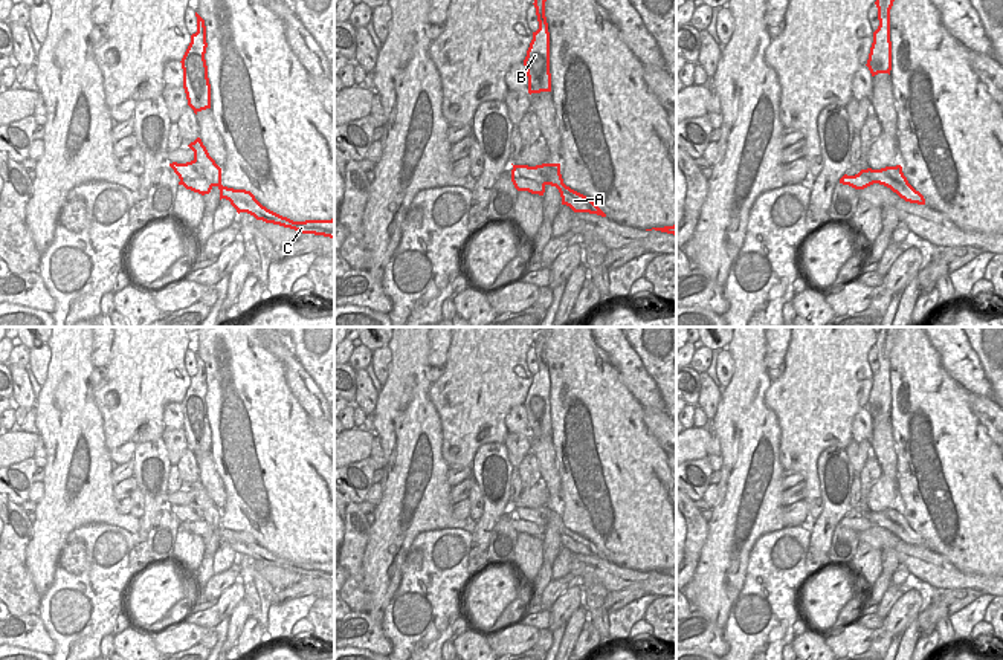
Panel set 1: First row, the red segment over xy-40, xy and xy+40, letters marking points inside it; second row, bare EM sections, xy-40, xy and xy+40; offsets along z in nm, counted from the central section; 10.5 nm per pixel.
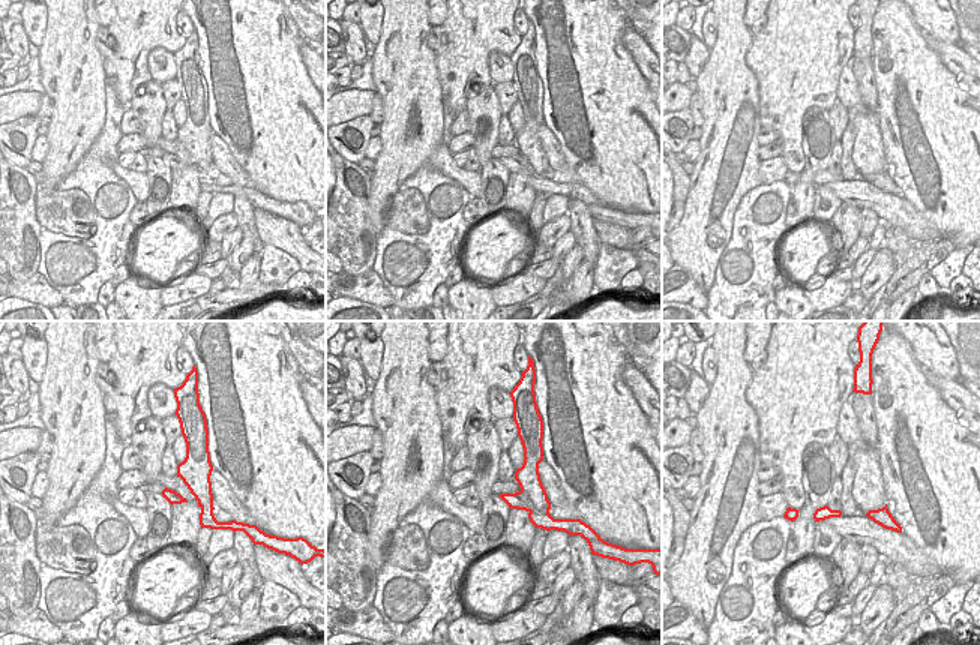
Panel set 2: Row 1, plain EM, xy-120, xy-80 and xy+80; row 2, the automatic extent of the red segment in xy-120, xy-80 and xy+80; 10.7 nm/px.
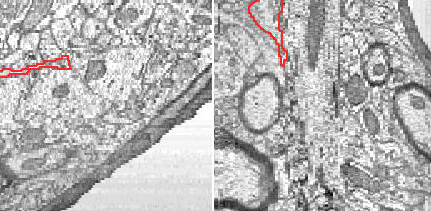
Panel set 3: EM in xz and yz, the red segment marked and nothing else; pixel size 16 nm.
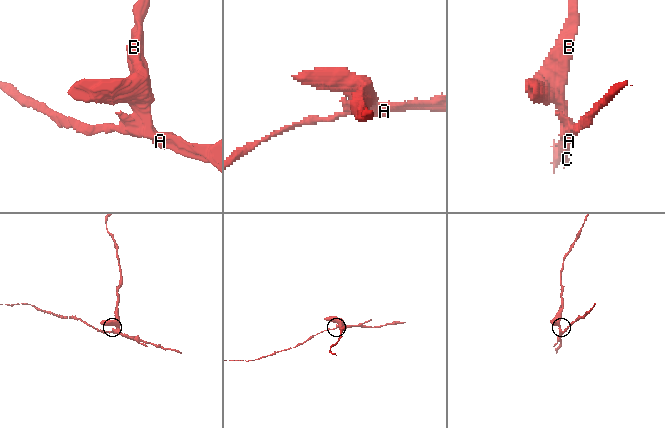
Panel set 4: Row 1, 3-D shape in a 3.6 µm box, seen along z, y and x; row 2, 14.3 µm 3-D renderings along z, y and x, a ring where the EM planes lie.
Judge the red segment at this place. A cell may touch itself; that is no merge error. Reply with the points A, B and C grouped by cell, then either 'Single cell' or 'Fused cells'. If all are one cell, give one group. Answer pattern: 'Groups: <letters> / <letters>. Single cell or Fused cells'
Groups: A B / C. Fused cells

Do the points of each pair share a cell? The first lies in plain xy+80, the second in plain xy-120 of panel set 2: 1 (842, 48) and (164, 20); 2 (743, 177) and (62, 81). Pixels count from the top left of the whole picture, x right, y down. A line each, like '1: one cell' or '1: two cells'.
1: one cell
2: one cell

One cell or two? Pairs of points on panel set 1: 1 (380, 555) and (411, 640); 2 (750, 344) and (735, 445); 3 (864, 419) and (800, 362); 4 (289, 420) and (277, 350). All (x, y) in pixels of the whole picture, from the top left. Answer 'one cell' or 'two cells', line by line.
1: two cells
2: one cell
3: two cells
4: two cells

